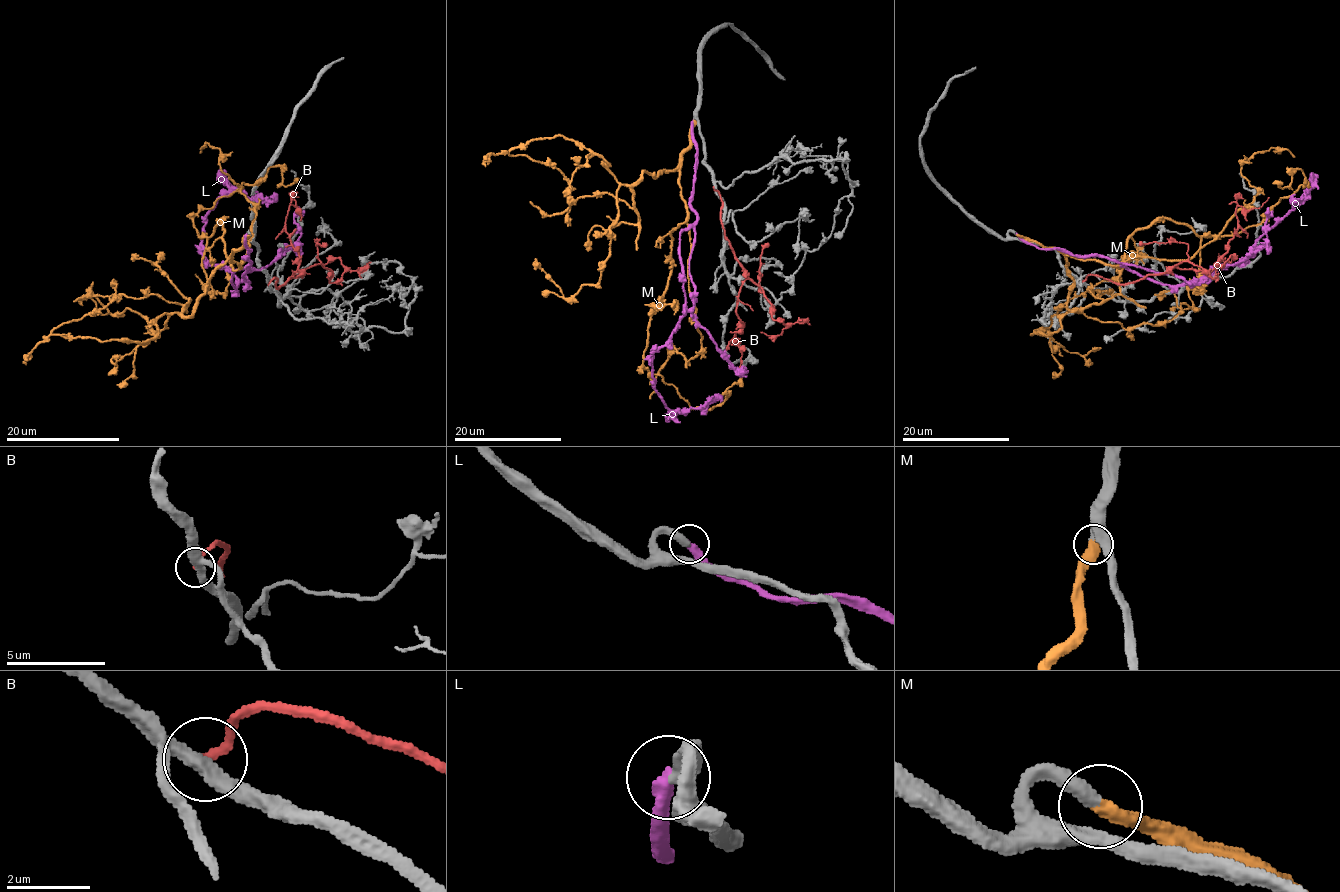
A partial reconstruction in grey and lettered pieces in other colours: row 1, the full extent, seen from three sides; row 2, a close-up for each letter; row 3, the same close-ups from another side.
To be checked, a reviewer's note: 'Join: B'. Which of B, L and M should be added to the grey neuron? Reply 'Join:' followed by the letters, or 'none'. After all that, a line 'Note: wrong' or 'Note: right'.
Join: M
Note: wrong

